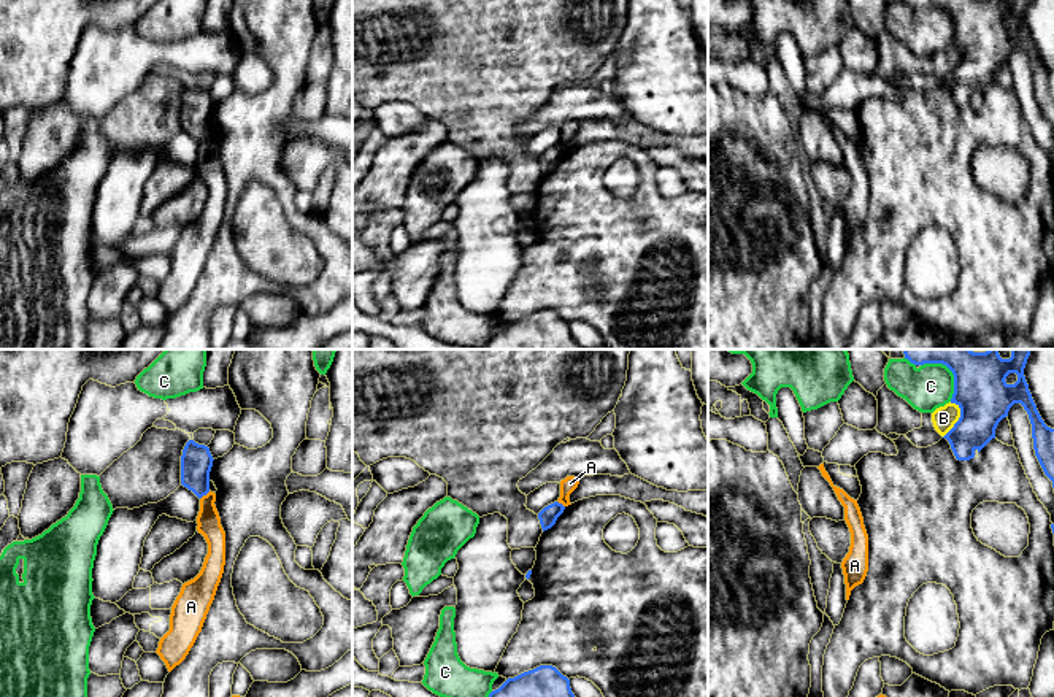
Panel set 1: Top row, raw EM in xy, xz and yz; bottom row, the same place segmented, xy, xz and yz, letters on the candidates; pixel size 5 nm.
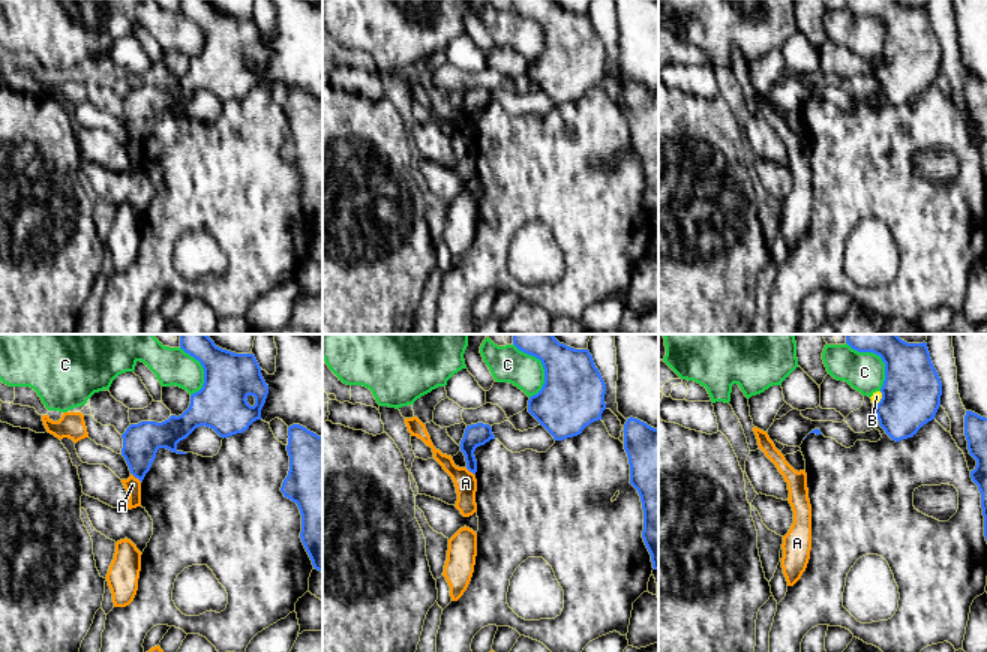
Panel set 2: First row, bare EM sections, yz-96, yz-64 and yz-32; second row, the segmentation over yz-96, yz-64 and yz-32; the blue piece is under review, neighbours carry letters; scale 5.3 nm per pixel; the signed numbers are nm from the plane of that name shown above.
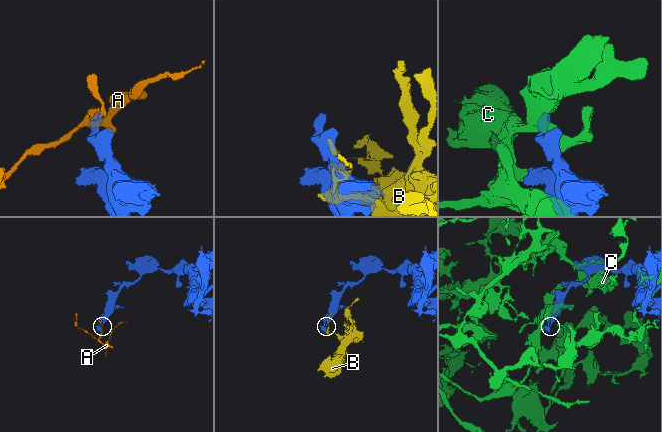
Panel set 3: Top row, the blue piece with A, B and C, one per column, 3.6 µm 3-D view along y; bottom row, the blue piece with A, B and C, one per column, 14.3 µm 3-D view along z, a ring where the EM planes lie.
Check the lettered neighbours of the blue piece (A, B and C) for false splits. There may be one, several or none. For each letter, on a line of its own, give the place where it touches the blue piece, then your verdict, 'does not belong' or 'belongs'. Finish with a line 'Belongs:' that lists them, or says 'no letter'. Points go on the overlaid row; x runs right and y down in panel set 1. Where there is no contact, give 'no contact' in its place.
A: meets blue in xy at (205, 494); does not belong
B: meets blue in yz at (959, 419); does not belong
C: meets blue in yz at (951, 370); does not belong
Belongs: no letter

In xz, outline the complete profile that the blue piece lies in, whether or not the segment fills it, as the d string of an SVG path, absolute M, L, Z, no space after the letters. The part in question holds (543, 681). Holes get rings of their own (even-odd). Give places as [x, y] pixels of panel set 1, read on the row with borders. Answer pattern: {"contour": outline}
{"contour": "M540 665L508 678L489 697L575 697L570 680L552 665Z"}

